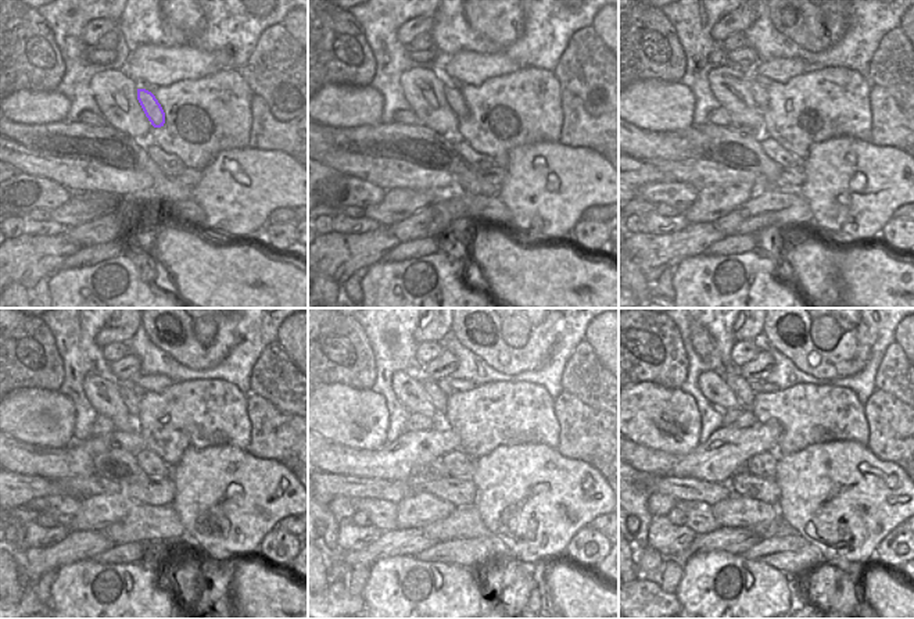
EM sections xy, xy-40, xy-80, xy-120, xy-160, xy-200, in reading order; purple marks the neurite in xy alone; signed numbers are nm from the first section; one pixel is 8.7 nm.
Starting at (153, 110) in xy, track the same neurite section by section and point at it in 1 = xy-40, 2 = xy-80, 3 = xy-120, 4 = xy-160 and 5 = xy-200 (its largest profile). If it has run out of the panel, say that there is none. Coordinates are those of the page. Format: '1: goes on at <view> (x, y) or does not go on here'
1: goes on at xy-40 (454, 96)
2: goes on at xy-80 (762, 99)
3: goes on at xy-120 (131, 400)
4: goes on at xy-160 (438, 399)
5: goes on at xy-200 (703, 344)

